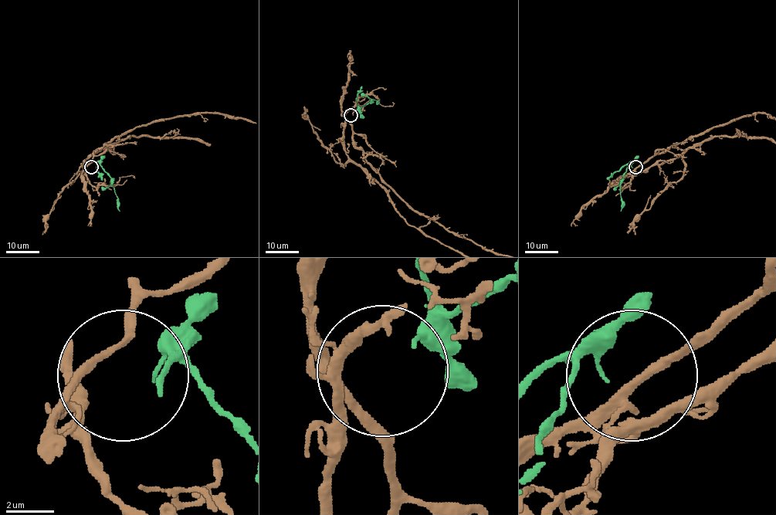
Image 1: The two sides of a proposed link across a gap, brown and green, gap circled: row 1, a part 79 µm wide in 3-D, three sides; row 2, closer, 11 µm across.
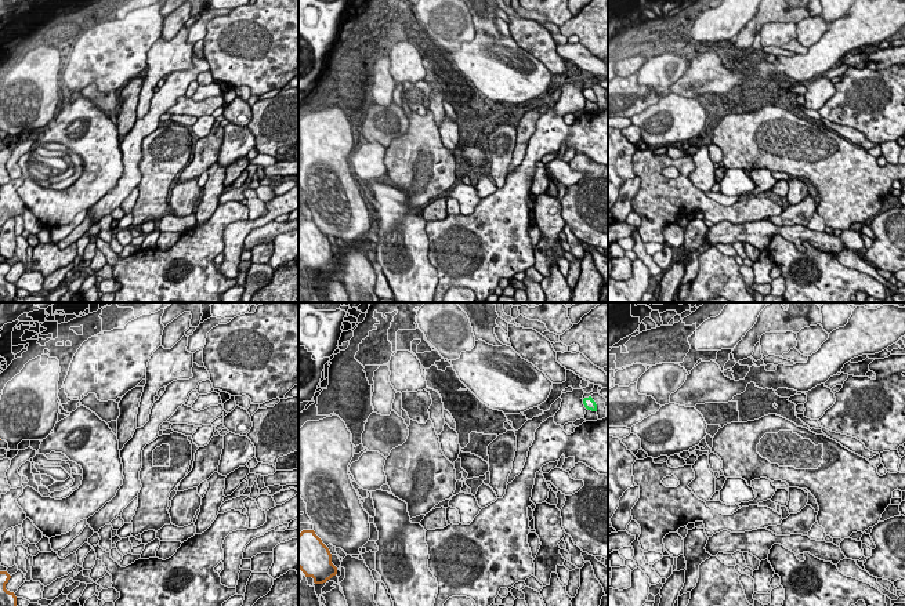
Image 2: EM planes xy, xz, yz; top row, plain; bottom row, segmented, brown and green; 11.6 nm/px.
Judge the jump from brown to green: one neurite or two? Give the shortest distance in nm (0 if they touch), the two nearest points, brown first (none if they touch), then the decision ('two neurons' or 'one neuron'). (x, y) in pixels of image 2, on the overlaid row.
3400 nm | xz (328, 548), (585, 406) | two neurons

